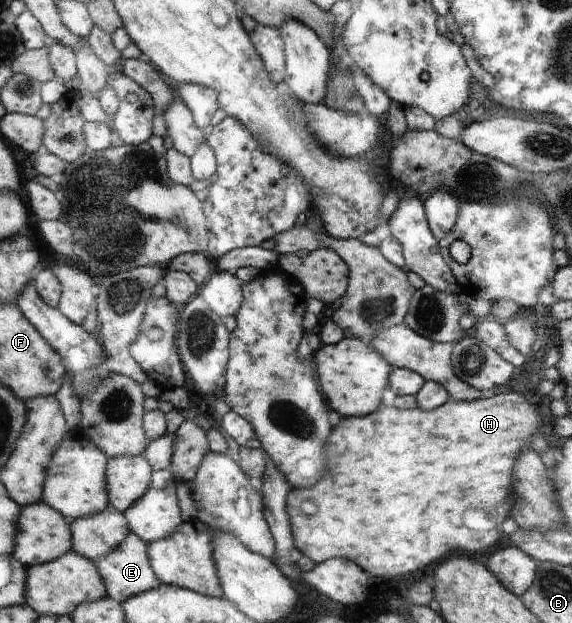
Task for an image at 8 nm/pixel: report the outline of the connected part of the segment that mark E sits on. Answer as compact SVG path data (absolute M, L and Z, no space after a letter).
M134 532L122 545L117 546L106 557L100 557L96 564L103 574L109 595L121 603L125 603L129 598L139 594L160 588L160 585L163 584L152 566L149 544L143 538L140 538L139 534Z

